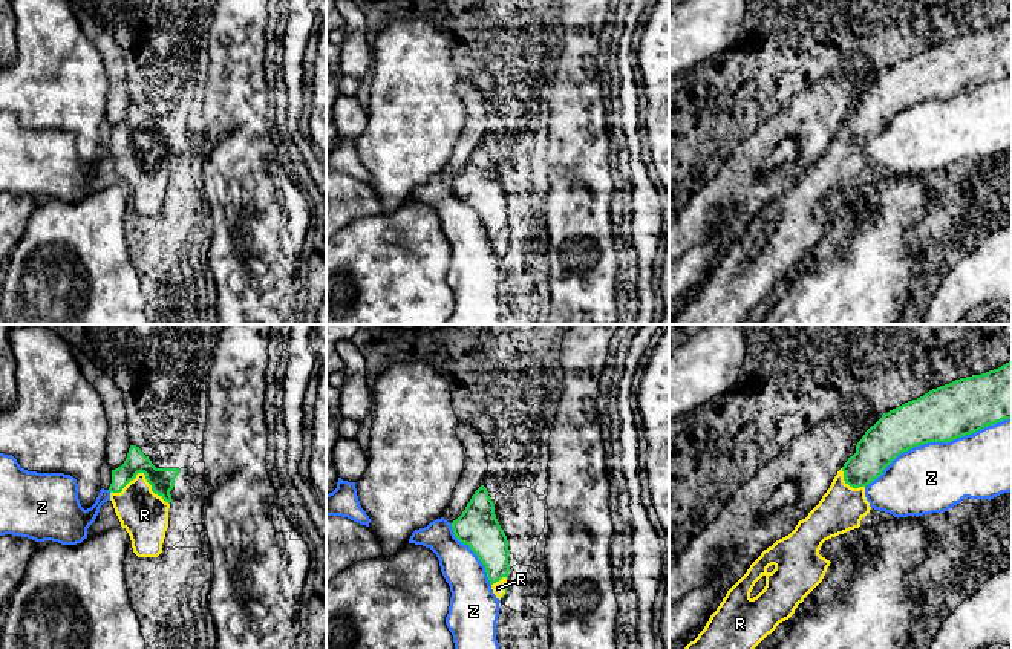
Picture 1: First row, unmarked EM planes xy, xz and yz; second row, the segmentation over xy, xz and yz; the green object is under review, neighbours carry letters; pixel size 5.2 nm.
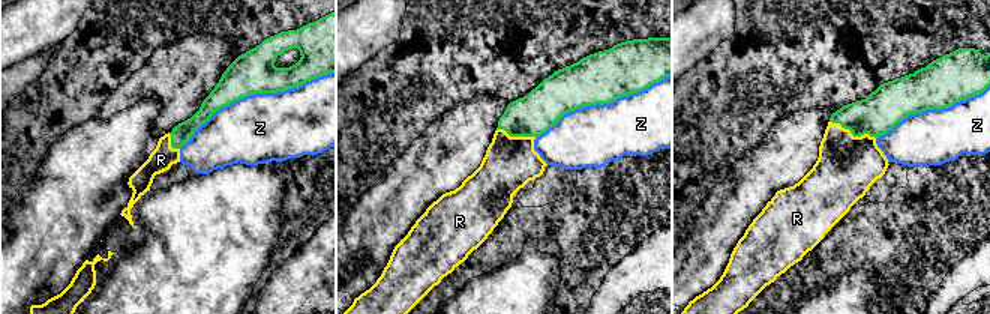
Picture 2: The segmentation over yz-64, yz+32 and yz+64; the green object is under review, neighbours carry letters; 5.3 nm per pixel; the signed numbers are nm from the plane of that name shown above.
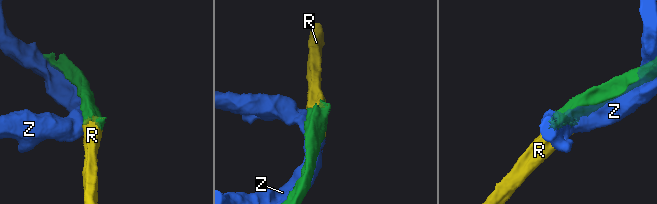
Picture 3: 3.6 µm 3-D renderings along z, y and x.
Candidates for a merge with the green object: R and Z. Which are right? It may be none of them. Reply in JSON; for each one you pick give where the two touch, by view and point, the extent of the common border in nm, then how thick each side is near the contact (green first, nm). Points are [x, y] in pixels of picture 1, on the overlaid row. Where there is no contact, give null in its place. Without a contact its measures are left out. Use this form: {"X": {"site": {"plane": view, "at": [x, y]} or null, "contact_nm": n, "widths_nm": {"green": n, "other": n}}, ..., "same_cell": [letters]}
{"R": {"site": {"plane": "xy", "at": [144, 473]}, "contact_nm": 320, "widths_nm": {"green": 130, "other": 260}}, "same_cell": ["R"]}

